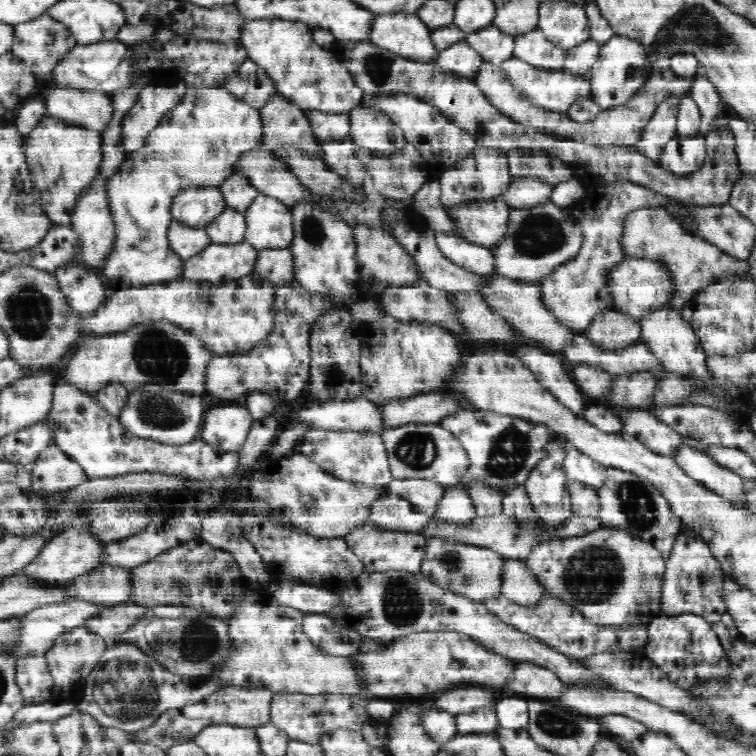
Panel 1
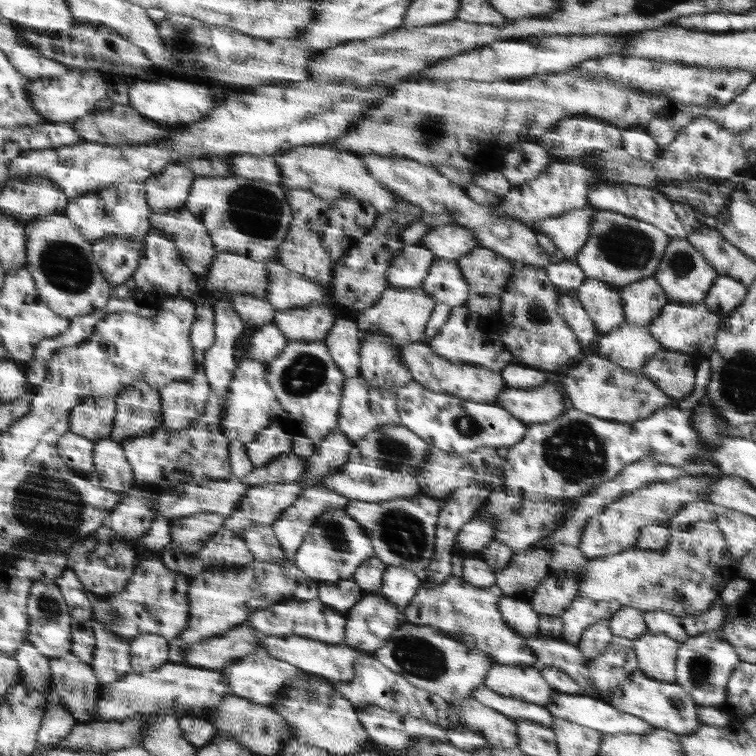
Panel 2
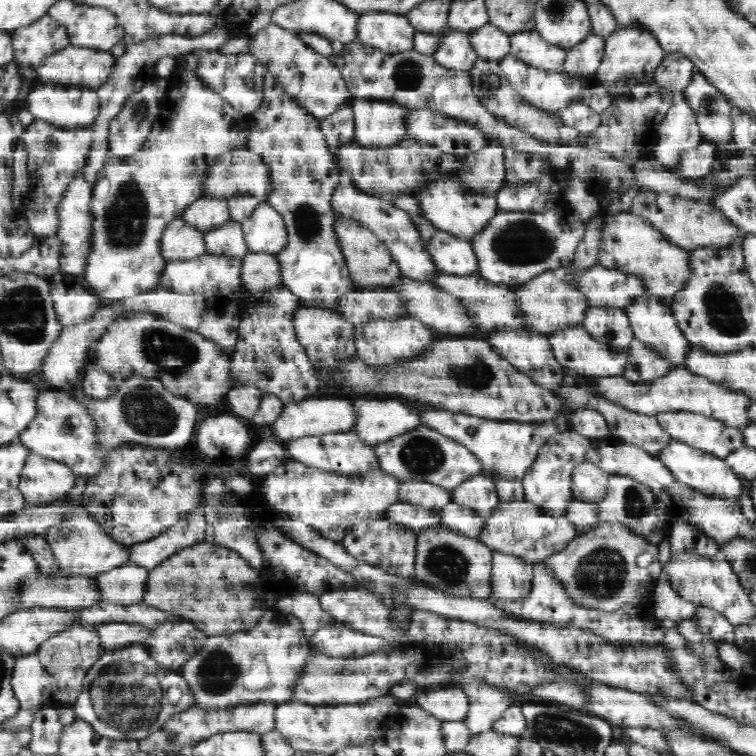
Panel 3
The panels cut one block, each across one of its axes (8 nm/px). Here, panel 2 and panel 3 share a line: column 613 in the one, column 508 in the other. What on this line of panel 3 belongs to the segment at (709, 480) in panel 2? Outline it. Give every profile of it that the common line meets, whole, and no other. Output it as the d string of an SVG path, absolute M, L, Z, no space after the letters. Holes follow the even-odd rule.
M524 500L512 502L501 502L485 518L485 525L480 530L478 540L482 541L488 548L502 554L516 556L524 562L537 563L564 547L578 537L576 525L568 517L558 516L554 518L548 514L541 513L536 506Z

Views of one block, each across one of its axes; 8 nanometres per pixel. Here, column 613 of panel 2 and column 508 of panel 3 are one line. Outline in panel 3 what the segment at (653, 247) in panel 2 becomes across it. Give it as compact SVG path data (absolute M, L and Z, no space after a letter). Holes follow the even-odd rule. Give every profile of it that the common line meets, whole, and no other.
M555 208L542 212L499 211L494 214L488 228L476 234L470 242L479 260L478 274L482 278L491 283L516 287L548 269L572 263L584 231L585 222L571 212L564 214Z

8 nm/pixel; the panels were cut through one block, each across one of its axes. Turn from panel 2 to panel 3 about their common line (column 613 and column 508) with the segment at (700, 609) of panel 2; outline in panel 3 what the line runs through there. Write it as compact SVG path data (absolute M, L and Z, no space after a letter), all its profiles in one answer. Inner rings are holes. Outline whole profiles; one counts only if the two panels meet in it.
M494 551L491 568L491 600L522 601L532 591L532 563Z

